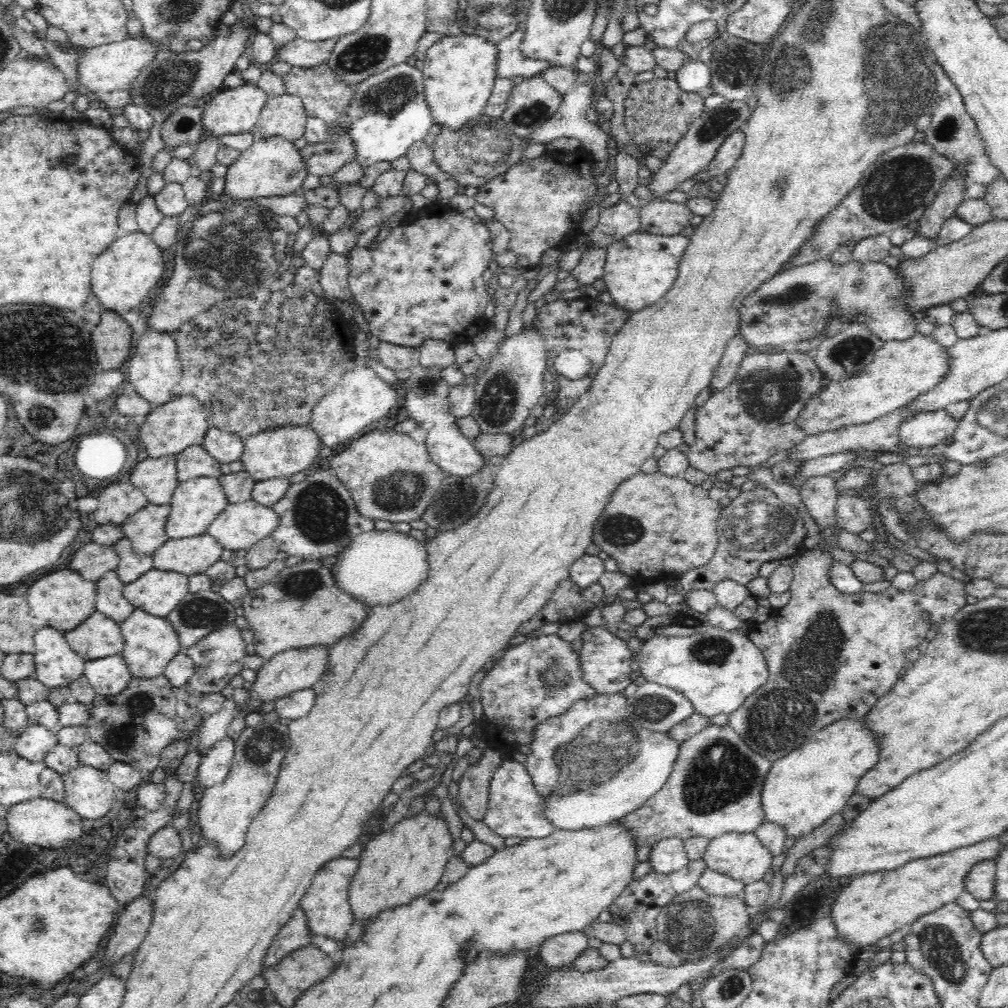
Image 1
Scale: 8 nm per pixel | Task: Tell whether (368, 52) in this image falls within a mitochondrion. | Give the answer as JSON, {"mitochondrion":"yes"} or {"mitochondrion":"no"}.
{"mitochondrion":"yes"}

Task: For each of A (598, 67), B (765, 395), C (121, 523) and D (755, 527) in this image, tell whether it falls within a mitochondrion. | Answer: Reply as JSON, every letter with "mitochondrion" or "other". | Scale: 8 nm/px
{"A":"other","B":"mitochondrion","C":"other","D":"mitochondrion"}

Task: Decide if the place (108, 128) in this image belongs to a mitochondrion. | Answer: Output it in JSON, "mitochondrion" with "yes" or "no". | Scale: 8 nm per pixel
{"mitochondrion":"no"}

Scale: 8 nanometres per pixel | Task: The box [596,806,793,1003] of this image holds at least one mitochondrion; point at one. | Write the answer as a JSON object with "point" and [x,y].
{"point":[690,925]}

